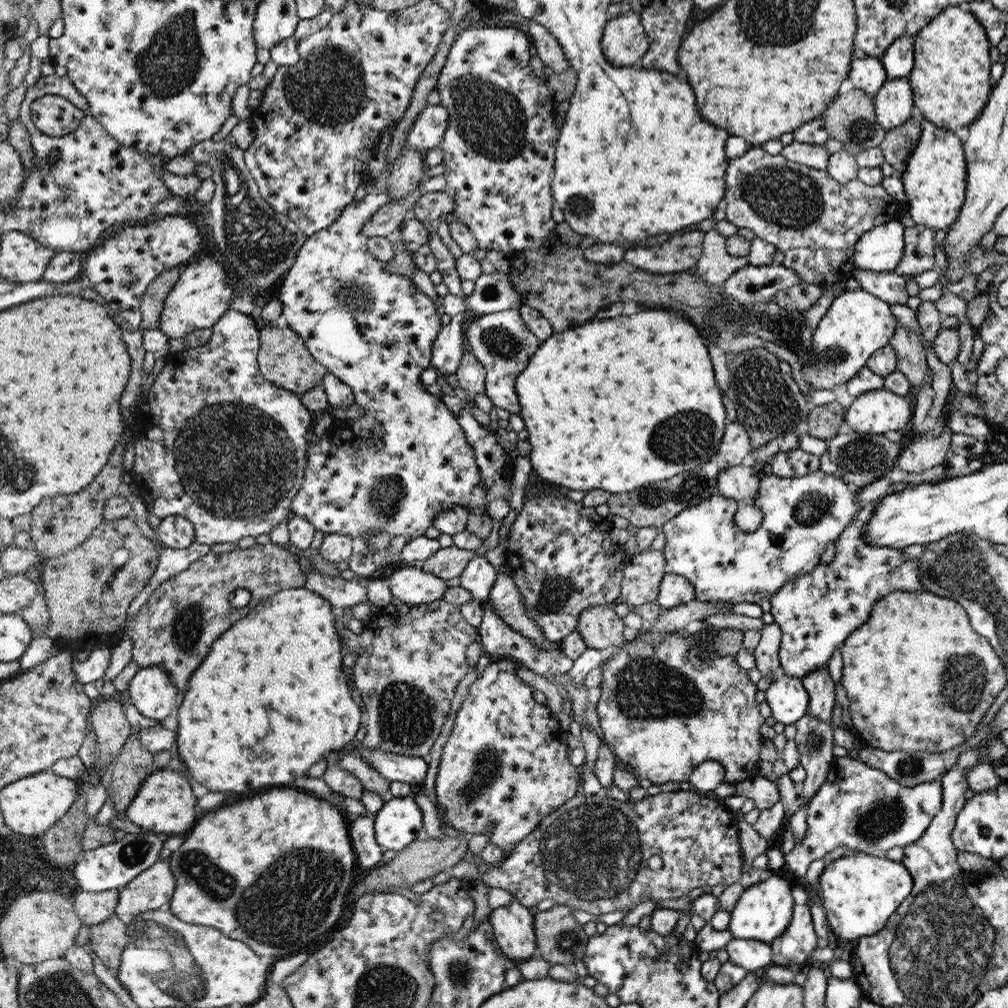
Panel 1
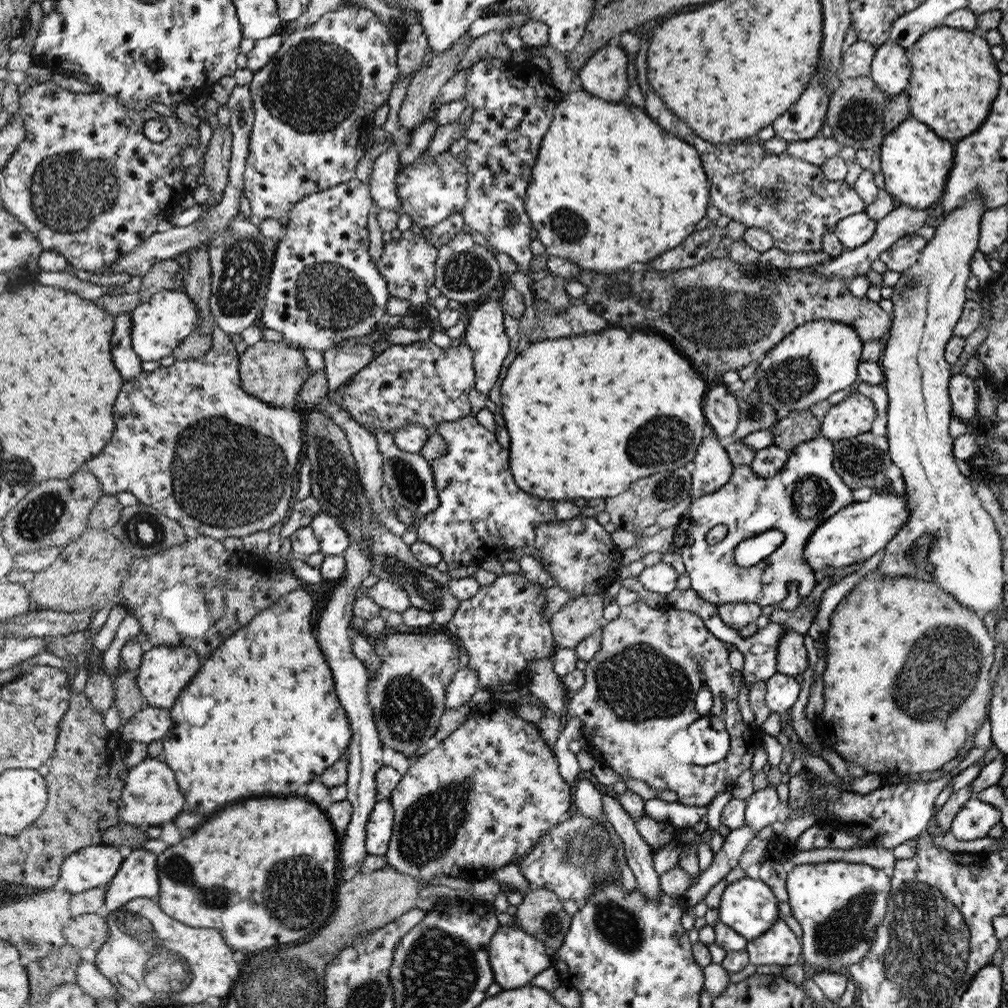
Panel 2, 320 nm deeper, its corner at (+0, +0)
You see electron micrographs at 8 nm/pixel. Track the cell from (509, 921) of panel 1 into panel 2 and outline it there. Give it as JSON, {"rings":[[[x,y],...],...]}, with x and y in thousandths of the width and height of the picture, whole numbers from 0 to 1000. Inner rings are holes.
{"rings":[[[512,914],[511,918],[498,918],[498,922],[489,928],[489,935],[486,935],[485,939],[485,955],[490,960],[492,974],[502,982],[510,982],[527,976],[531,969],[547,959],[547,948],[542,946],[540,938],[530,929],[518,924]]]}

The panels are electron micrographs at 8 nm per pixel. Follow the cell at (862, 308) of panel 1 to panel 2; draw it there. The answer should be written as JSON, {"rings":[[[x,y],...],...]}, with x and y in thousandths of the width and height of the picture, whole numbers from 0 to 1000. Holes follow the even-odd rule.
{"rings":[[[817,316],[791,323],[753,357],[749,372],[754,396],[768,403],[768,407],[772,407],[772,413],[778,413],[776,411],[778,407],[785,409],[800,407],[807,401],[820,397],[824,391],[842,385],[852,374],[850,363],[853,362],[855,346],[857,346],[857,339],[854,338],[853,331],[842,321]]]}

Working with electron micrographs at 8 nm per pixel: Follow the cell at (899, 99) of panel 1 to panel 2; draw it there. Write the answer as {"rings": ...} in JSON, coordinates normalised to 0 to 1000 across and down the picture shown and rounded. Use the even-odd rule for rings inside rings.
{"rings":[[[882,39],[869,49],[861,74],[884,96],[899,89],[904,74],[901,50]]]}

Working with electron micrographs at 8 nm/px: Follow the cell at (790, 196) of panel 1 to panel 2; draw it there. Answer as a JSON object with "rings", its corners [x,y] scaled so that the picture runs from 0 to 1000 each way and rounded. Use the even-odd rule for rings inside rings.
{"rings":[[[643,91],[640,100],[641,111],[649,121],[653,121],[661,131],[681,137],[681,141],[688,141],[692,153],[696,157],[696,165],[702,173],[704,182],[704,202],[710,204],[716,213],[722,213],[726,218],[731,218],[741,226],[757,226],[767,233],[768,245],[781,251],[815,249],[816,232],[826,230],[830,220],[843,213],[858,210],[861,204],[853,192],[847,188],[847,185],[840,181],[825,180],[818,176],[817,170],[808,162],[800,161],[799,158],[790,157],[778,151],[773,154],[761,152],[755,141],[744,139],[731,142],[704,142],[700,141],[695,134],[688,133],[677,119],[673,119],[665,109],[659,107],[657,99]]]}

